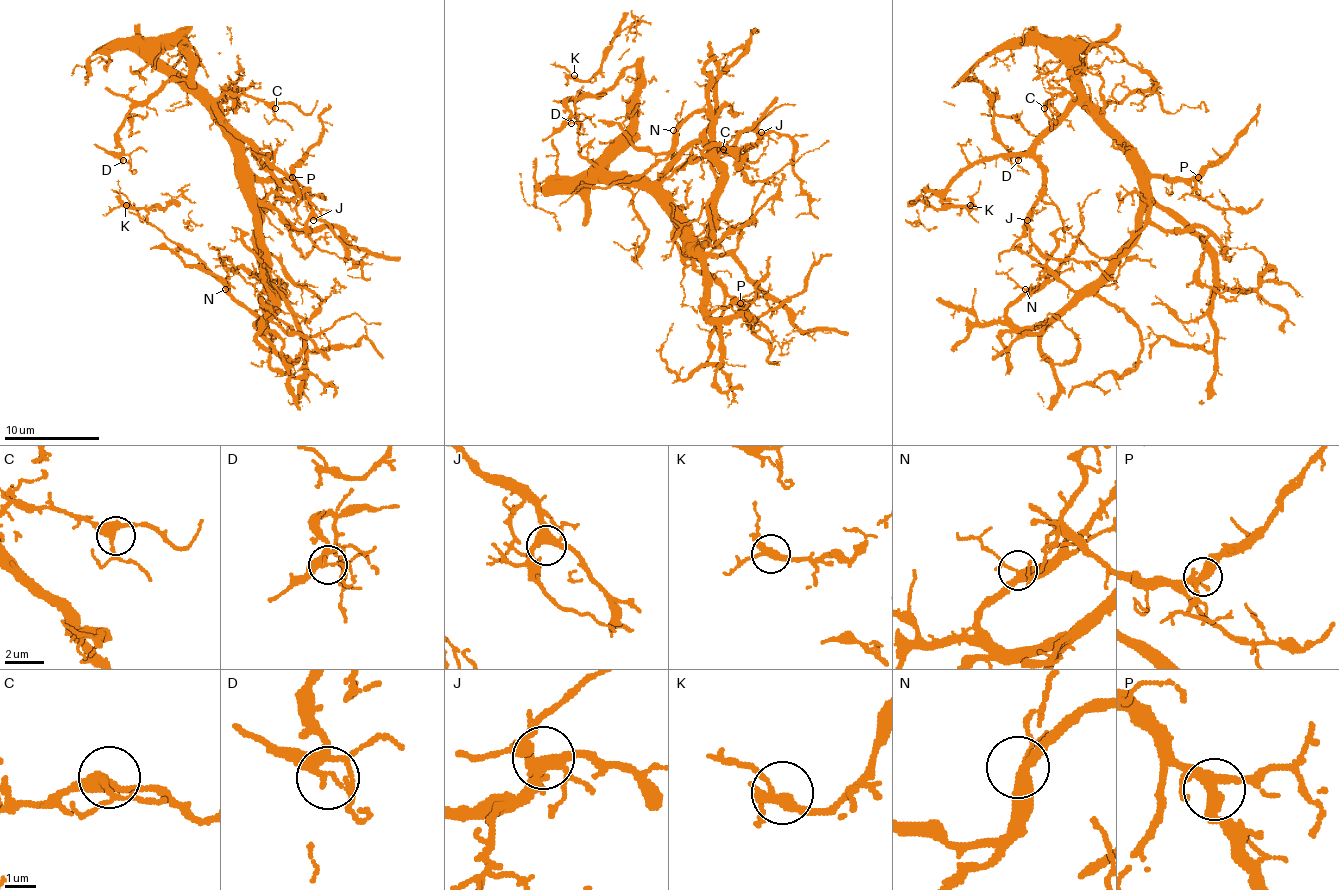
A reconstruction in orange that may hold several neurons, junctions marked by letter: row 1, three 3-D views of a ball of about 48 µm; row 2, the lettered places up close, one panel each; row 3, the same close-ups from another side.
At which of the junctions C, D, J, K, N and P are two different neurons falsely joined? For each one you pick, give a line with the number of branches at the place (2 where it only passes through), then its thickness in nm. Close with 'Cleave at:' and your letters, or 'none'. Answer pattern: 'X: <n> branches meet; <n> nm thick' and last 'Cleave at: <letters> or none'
Cleave at: none

